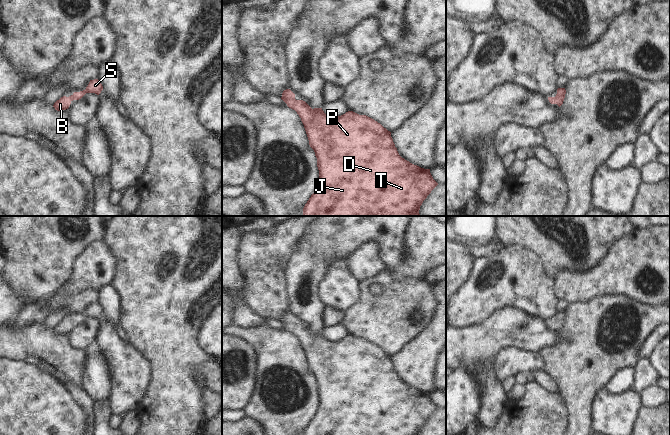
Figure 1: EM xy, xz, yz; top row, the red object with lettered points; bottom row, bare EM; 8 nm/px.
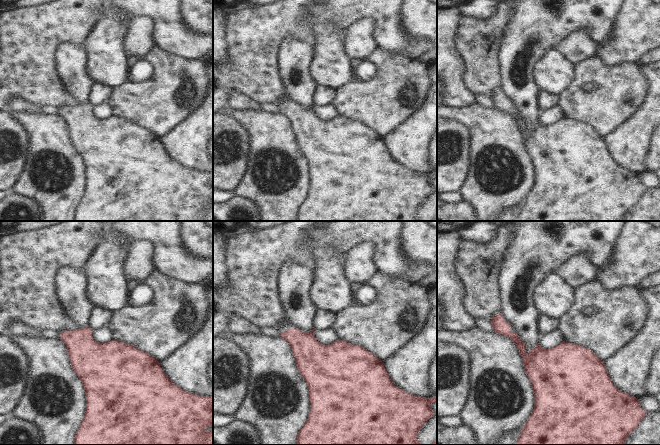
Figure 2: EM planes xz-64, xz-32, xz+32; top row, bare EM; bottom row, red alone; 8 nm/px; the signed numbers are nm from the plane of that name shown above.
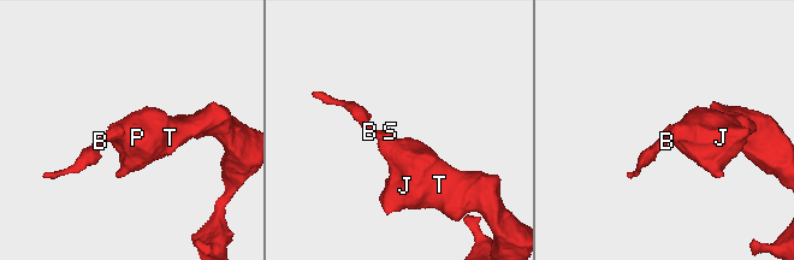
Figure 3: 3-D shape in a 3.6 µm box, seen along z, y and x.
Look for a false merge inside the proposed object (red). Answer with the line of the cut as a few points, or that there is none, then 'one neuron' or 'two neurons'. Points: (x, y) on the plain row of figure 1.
no cut | one neuron

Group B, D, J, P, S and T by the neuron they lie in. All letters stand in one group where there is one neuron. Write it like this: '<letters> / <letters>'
B D J P S T

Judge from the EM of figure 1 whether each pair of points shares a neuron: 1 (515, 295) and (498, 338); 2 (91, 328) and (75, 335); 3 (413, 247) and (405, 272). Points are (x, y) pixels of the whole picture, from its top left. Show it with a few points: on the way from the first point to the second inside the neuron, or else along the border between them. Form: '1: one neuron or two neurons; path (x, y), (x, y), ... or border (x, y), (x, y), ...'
1: two neurons; border (532, 315), (515, 307), (503, 307), (489, 317)
2: one neuron; path (87, 331), (83, 335), (79, 335)
3: one neuron; path (413, 253), (413, 264), (411, 266)

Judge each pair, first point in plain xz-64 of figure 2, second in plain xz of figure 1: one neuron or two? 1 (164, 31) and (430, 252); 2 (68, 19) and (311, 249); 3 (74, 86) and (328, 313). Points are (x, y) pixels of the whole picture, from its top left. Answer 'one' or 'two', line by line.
1: two
2: two
3: two

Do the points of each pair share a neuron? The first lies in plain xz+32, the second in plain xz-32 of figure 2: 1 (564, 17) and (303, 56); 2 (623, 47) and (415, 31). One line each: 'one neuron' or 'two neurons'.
1: one neuron
2: one neuron

